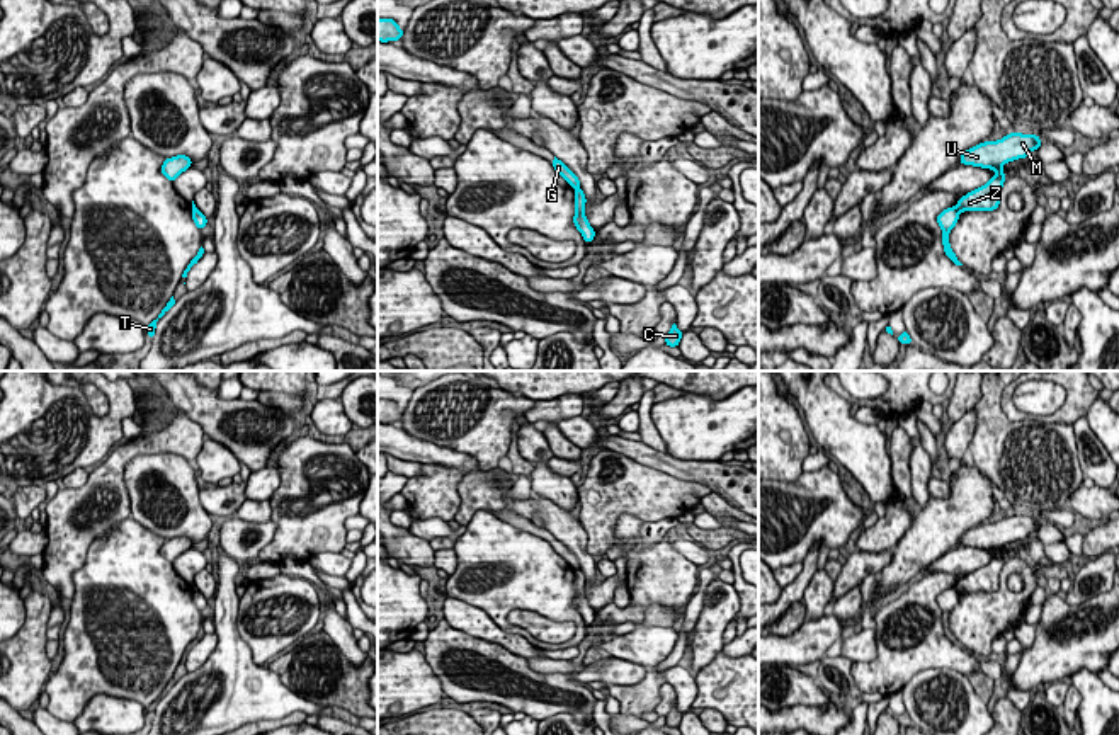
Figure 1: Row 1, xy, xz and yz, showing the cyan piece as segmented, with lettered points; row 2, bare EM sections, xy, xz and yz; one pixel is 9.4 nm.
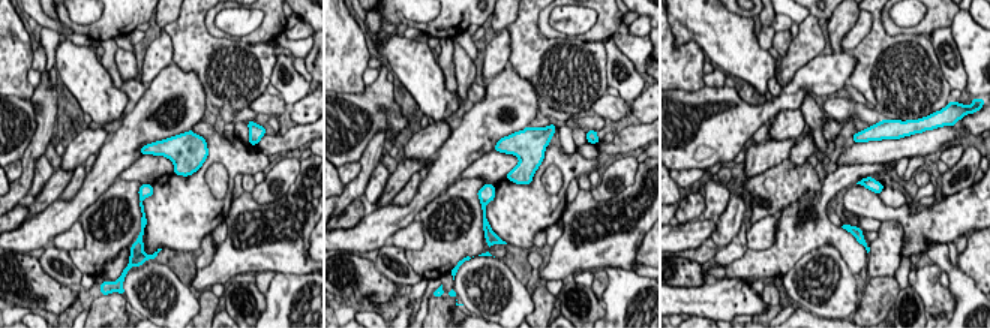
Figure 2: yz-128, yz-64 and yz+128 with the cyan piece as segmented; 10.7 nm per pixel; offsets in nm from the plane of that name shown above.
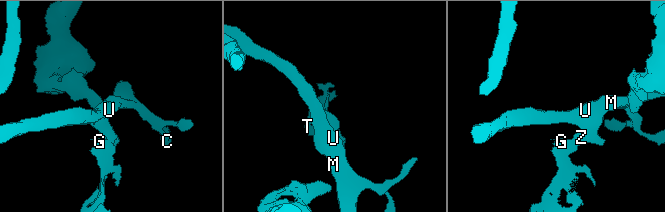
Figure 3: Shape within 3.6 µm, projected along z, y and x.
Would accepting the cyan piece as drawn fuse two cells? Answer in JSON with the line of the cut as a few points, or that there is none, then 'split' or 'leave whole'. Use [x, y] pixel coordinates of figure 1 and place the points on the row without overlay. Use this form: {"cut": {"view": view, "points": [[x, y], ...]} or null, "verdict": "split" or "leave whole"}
{"cut": {"view": "yz", "points": [[954, 587], [959, 592]]}, "verdict": "split"}

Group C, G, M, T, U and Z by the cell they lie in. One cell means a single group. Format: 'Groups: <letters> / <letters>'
Groups: C M U Z / G T

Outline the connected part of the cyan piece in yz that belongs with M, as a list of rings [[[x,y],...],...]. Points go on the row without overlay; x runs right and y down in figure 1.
[[[1008,514],[1002,521],[985,522],[966,531],[959,543],[995,551],[997,555],[981,568],[961,577],[956,590],[964,592],[995,592],[1000,587],[998,575],[1007,556],[1003,546],[1019,539],[1027,539],[1034,531],[1039,531],[1042,521],[1037,516]]]

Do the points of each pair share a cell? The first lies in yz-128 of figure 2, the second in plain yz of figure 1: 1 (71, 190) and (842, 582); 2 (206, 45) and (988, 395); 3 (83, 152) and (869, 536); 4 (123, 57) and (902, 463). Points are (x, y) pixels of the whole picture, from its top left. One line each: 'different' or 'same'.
1: different
2: same
3: same
4: different

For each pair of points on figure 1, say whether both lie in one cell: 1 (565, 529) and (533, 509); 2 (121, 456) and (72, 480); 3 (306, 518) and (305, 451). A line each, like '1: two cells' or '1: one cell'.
1: one cell
2: two cells
3: one cell

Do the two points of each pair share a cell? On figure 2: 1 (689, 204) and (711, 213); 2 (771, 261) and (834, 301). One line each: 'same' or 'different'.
1: different
2: different

